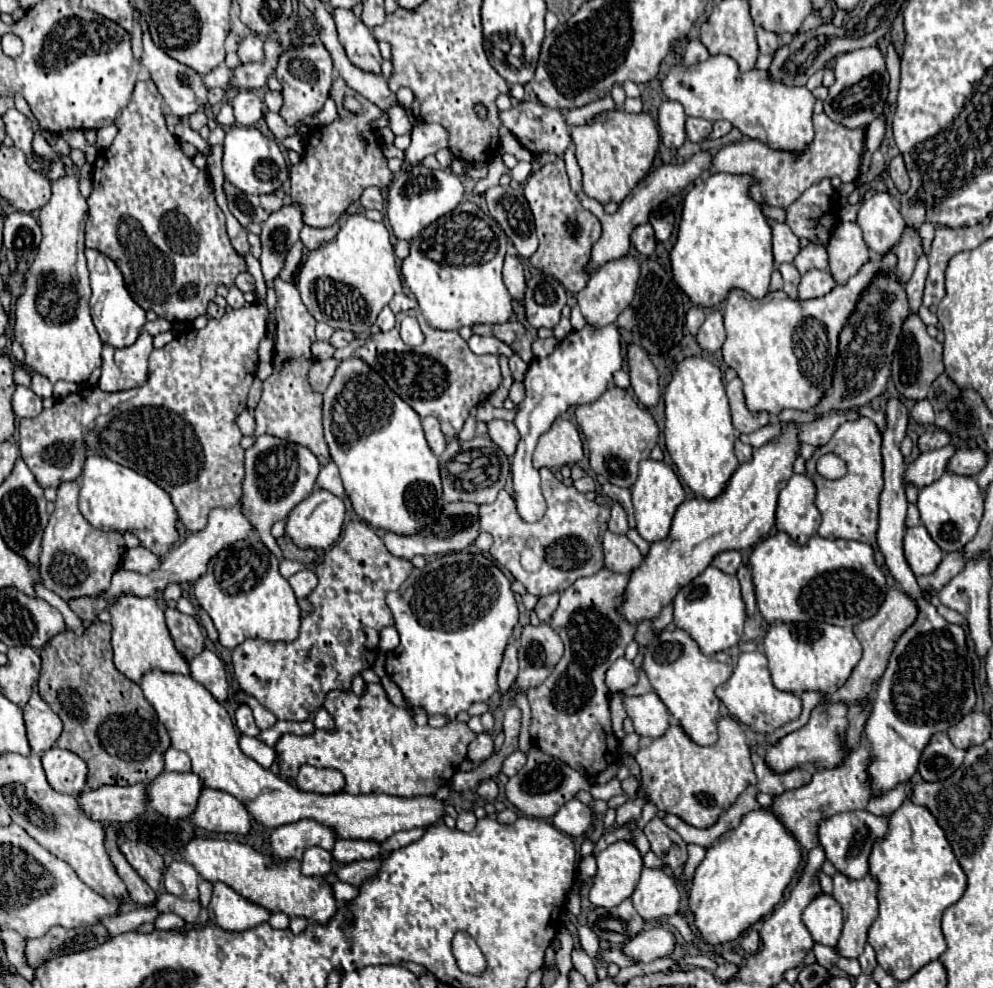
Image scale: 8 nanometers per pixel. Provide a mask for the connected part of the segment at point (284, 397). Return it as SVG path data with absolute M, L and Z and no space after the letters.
M280 277L274 279L276 289L276 345L274 345L274 371L264 381L262 397L256 407L256 431L254 435L274 435L278 439L286 439L298 443L302 447L310 447L314 455L318 455L320 465L324 467L330 461L328 445L322 435L322 393L316 393L308 381L308 371L314 365L314 357L310 345L316 341L316 319L306 311L302 297L298 295L298 287L294 283L286 283Z

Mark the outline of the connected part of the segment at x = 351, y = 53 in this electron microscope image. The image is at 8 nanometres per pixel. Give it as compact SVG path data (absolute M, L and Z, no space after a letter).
M334 9L332 13L334 13L340 43L350 63L354 63L362 71L380 73L384 59L378 51L378 43L372 37L370 29L360 21L360 17L356 17L348 9Z

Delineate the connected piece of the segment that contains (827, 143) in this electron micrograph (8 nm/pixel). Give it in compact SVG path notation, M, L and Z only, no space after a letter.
M824 113L814 115L816 137L808 149L808 153L796 157L794 153L774 151L760 141L744 139L740 143L732 143L722 147L710 165L710 173L732 173L732 175L750 175L754 183L750 185L750 197L758 203L768 203L772 207L788 209L810 185L818 183L824 177L840 177L844 183L854 183L860 175L860 155L864 151L864 129L846 129Z

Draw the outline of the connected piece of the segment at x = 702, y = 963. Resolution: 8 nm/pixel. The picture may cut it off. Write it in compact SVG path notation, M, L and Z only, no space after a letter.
M699 954L697 956L689 957L684 956L678 961L679 967L684 969L685 967L700 967L702 969L709 969L714 972L717 968L715 961L711 960L705 955Z

